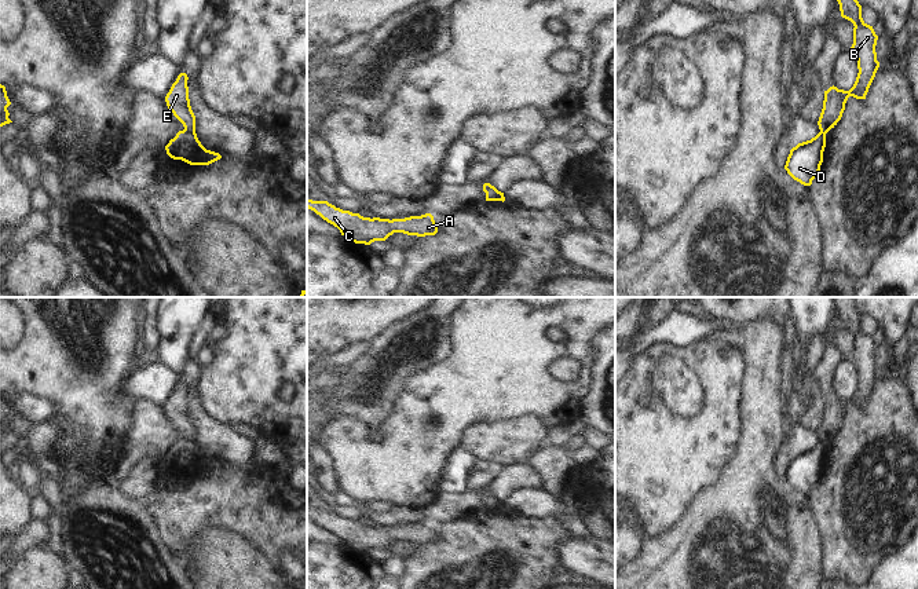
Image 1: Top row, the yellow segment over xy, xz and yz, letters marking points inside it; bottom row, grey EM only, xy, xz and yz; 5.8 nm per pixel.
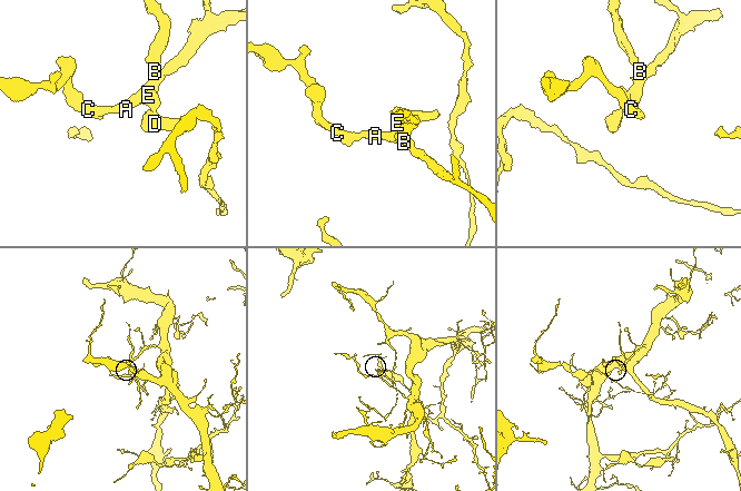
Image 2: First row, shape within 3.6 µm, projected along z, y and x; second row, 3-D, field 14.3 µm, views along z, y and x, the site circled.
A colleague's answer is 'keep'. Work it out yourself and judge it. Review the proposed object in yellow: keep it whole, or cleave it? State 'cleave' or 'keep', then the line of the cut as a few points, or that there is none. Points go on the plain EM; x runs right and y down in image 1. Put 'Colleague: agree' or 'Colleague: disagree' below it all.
cleave; cut xy (185, 436), (194, 441)
Colleague: disagree

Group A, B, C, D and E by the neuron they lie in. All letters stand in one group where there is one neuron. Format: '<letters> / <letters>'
A B C E / D

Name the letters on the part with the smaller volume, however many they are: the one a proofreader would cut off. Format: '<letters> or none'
D

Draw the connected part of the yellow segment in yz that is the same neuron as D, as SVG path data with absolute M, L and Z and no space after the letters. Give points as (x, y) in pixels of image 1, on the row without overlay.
M822 440L811 449L798 451L790 458L784 478L794 489L811 494L820 479L824 456L826 442Z

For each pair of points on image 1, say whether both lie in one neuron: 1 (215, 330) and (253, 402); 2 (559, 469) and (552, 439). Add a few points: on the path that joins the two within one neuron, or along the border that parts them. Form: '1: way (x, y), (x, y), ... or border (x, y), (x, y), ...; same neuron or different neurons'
1: border (223, 319), (226, 333), (212, 347); different neurons
2: border (547, 443), (555, 447), (564, 447); different neurons

